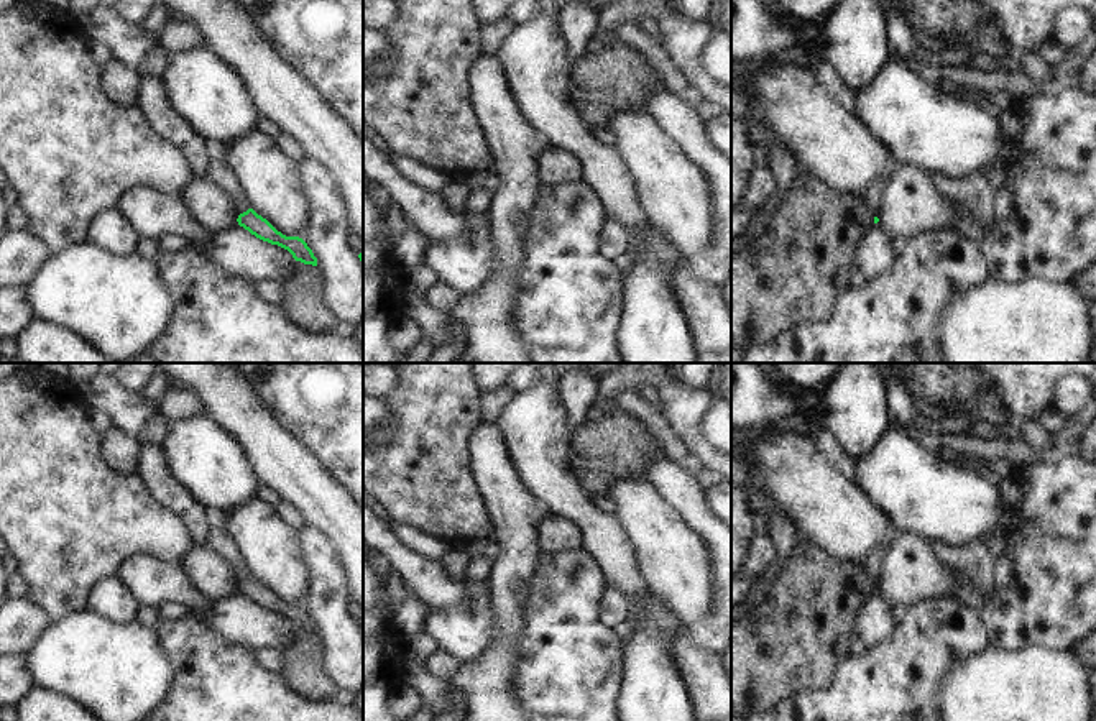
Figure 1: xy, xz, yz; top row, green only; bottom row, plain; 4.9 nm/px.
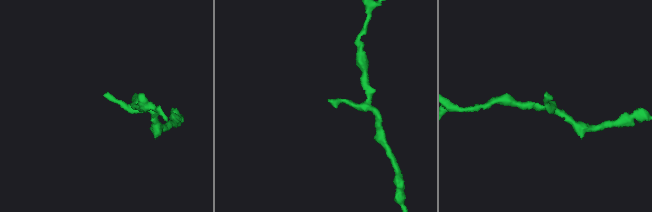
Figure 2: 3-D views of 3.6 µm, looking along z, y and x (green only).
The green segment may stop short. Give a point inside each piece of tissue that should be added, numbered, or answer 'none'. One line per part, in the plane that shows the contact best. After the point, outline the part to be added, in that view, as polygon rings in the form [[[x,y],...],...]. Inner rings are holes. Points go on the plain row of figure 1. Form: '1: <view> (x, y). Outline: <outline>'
1: xy (217, 541). Outline: [[[207,511],[205,512],[210,526],[205,535],[205,544],[204,547],[210,552],[214,552],[215,555],[219,555],[220,558],[223,558],[227,562],[227,565],[232,567],[233,575],[237,578],[237,581],[243,581],[250,576],[237,547],[235,542],[232,540],[232,537],[225,532],[223,529],[223,514],[217,512],[217,511]]]

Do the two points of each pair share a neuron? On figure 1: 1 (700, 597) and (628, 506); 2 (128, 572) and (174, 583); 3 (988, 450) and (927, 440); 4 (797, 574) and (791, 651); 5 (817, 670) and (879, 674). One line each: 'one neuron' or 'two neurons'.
1: one neuron
2: one neuron
3: one neuron
4: one neuron
5: two neurons

